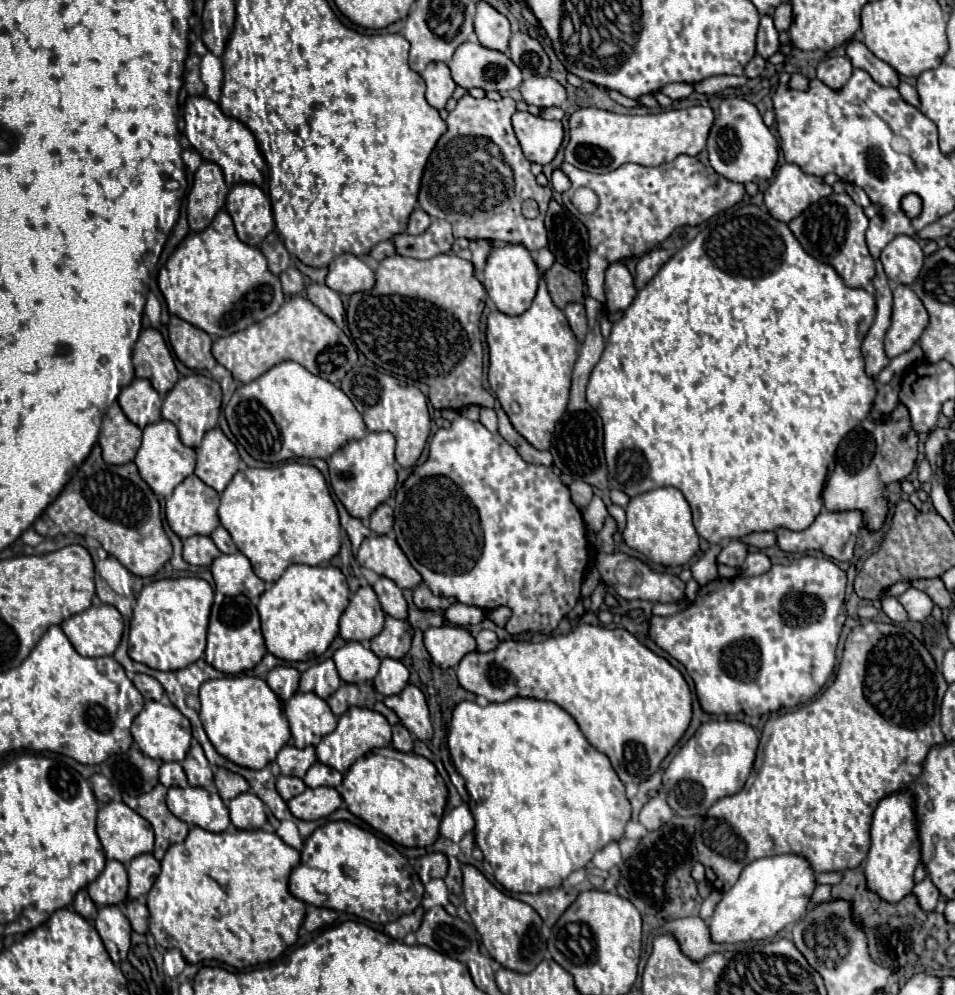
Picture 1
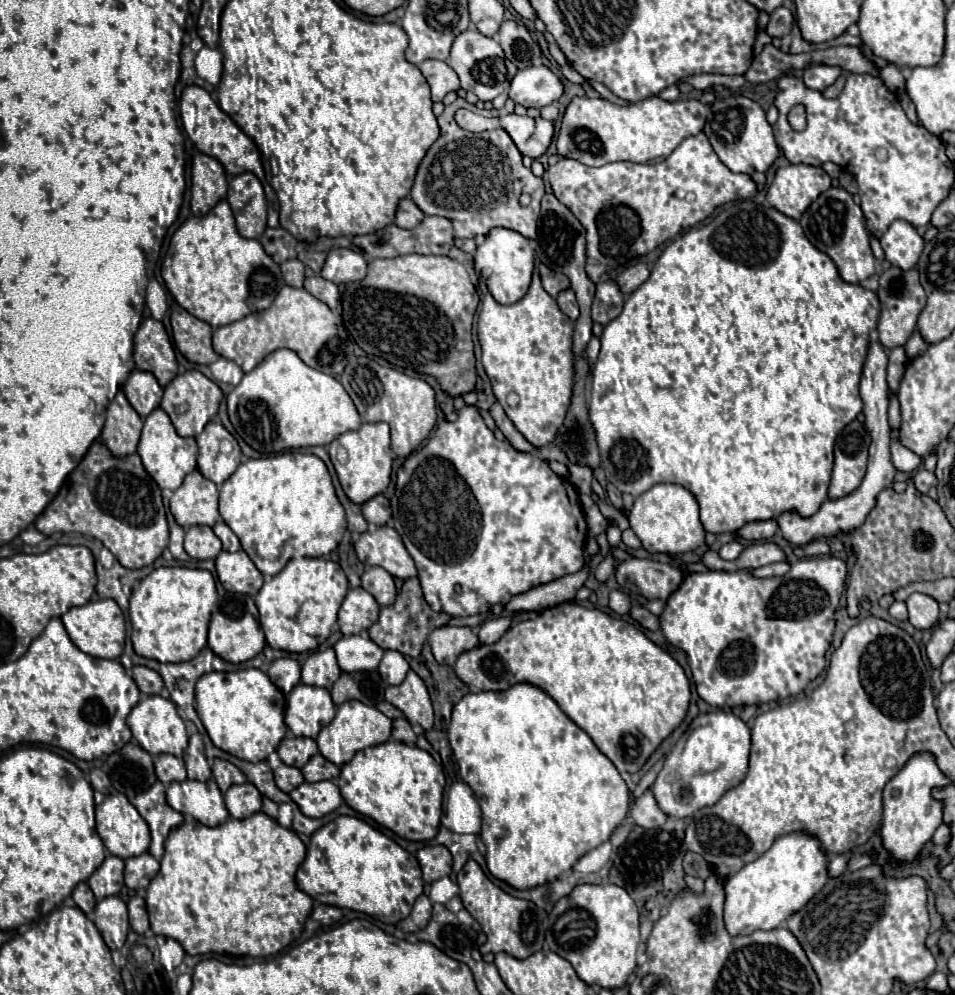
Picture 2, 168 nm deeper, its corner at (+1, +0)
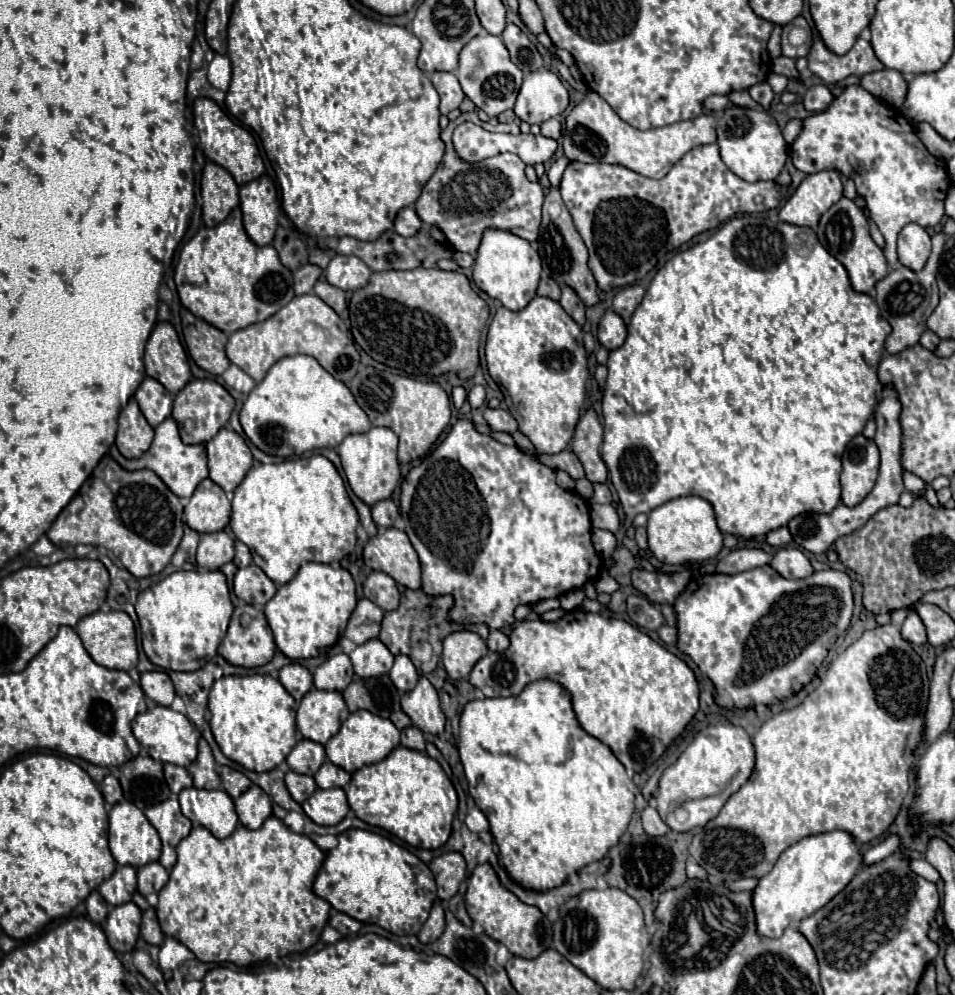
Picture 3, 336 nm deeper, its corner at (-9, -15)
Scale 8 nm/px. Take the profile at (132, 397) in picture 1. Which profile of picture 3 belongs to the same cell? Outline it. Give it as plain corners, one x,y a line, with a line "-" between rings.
146,377
138,387
136,401
152,427
158,427
172,413
172,395
152,377

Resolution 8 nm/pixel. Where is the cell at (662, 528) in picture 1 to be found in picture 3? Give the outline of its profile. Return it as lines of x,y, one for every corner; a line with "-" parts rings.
678,497
648,515
648,549
666,565
682,565
690,561
714,559
722,549
722,533
716,527
712,505
702,497

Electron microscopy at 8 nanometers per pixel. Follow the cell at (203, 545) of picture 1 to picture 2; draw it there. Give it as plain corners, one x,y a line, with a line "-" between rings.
192,526
186,530
184,550
196,560
208,560
222,552
222,544
210,526

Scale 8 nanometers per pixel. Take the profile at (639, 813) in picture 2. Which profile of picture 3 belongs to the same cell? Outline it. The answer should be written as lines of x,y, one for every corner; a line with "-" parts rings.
650,805
642,811
642,825
644,825
644,831
648,835
654,835
654,837
662,837
662,835
666,835
670,831
668,825
658,815
658,811
654,807
650,807

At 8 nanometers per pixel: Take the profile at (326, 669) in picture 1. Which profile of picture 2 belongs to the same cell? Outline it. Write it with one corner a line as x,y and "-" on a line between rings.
334,648
318,650
308,656
308,660
302,666
302,682
304,684
316,684
322,688
332,688
332,684
342,674

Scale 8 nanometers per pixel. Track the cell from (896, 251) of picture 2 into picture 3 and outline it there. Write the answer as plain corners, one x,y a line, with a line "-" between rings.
916,223
906,225
898,235
898,259
912,271
922,271
930,257
930,237
926,229

